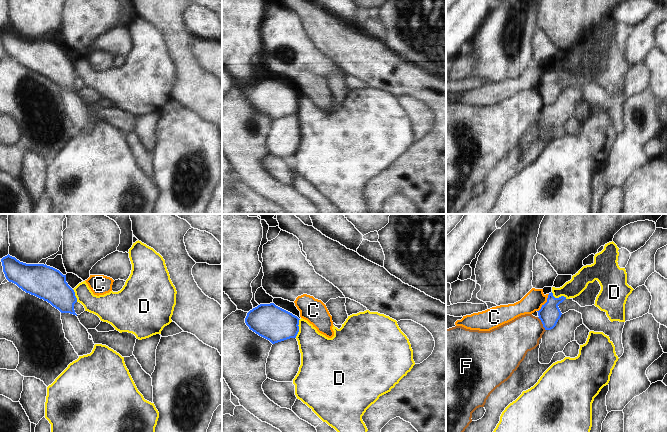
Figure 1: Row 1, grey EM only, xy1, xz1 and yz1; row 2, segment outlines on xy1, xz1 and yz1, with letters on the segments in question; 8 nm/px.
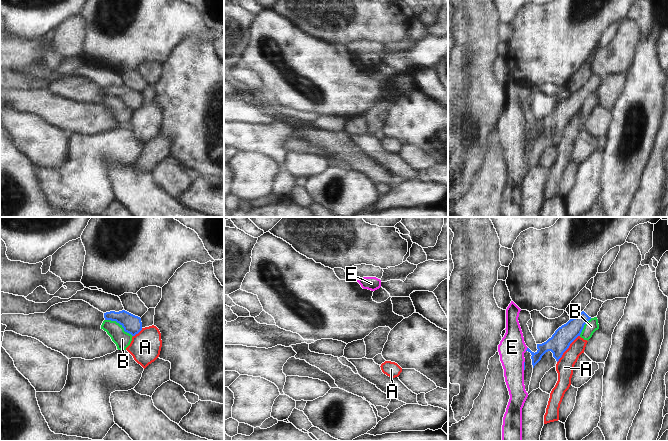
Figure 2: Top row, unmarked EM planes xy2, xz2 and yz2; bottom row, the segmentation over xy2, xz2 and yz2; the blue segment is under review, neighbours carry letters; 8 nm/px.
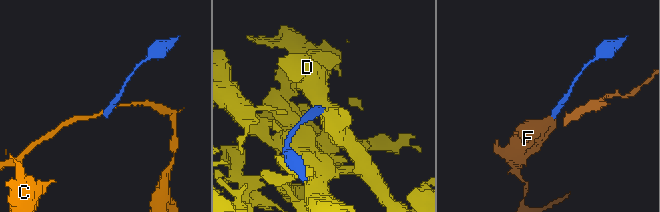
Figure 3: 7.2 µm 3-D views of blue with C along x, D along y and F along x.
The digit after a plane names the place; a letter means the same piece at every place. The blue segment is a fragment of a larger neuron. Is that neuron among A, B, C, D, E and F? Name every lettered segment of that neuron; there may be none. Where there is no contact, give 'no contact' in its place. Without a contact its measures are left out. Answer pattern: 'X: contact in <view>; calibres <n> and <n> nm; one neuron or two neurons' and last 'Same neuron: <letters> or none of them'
A: contact in yz2; calibres 160 and 140 nm; two neurons
B: contact in xy2; calibres 150 and 140 nm; two neurons
C: contact in yz1; calibres 170 and 160 nm; two neurons
D: contact in xz1; calibres 280 and 280 nm; two neurons
E: contact in yz2; calibres 160 and 220 nm; two neurons
F: contact in yz1; calibres 170 and 280 nm; two neurons
Same neuron: none of them

